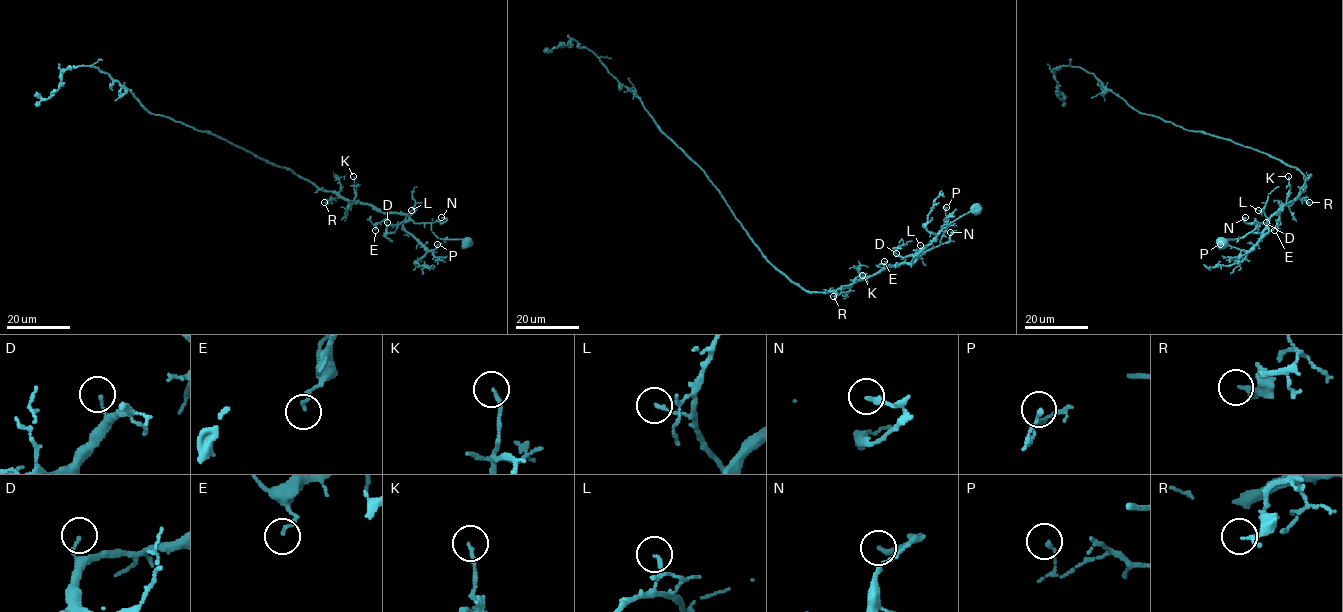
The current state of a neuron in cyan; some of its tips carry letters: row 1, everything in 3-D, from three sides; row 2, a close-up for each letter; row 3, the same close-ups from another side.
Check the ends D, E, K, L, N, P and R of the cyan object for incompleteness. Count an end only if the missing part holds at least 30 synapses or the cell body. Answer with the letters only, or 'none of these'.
none of these

